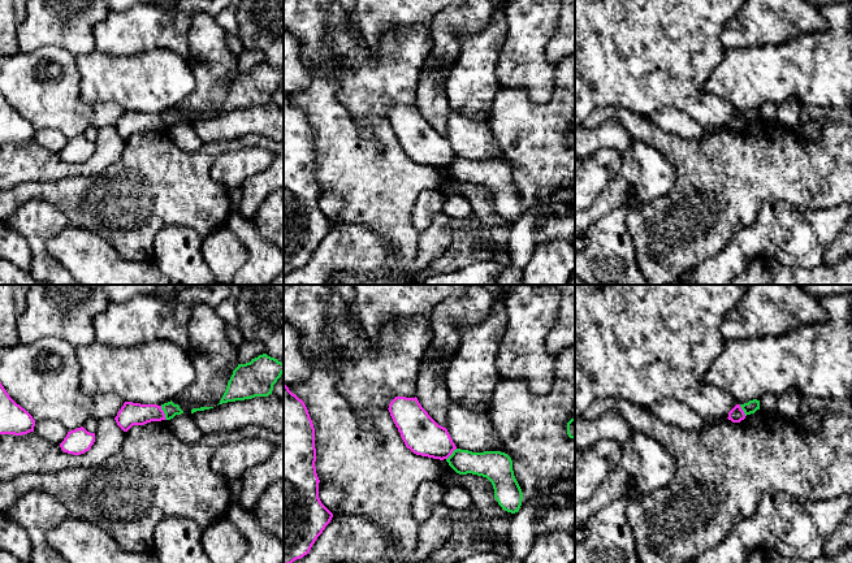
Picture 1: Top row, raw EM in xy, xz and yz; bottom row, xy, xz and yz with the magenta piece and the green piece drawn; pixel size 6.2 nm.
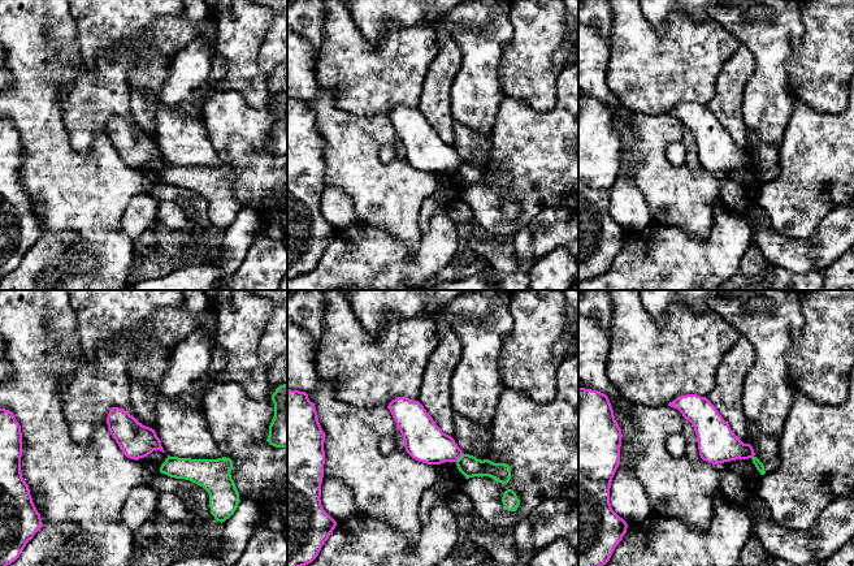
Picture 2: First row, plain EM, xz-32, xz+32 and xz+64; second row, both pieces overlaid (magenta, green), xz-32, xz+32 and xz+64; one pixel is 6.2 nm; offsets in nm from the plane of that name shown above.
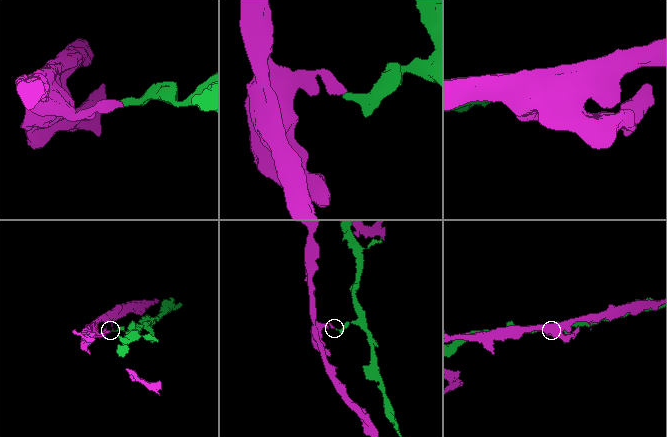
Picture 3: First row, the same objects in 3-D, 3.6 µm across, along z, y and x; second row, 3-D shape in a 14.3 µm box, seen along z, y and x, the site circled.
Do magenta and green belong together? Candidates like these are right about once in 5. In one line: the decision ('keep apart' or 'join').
keep apart

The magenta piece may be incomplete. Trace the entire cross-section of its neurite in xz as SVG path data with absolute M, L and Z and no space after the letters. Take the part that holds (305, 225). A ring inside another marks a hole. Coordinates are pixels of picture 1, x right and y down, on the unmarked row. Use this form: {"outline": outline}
{"outline": "M284 94L284 276L307 264L333 226L319 207L315 170L308 118Z"}

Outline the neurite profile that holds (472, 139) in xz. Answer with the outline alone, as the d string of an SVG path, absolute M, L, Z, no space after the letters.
M449 108L446 126L446 138L457 157L472 161L502 157L492 133L490 120L471 120Z

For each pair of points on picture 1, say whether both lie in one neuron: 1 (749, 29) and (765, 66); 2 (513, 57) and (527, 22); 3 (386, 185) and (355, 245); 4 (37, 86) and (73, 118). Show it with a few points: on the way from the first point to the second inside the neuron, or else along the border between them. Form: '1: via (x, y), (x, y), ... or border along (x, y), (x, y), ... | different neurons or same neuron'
1: border along (786, 40), (778, 44), (729, 48), (726, 51) | different neurons
2: via (522, 48), (527, 39), (527, 31) | same neuron
3: border along (334, 225), (368, 224), (390, 243) | different neurons
4: via (46, 92), (64, 111) | same neuron

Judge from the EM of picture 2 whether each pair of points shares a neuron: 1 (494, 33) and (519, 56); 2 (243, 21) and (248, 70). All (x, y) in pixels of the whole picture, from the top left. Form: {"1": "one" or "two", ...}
{"1": "two", "2": "one"}

